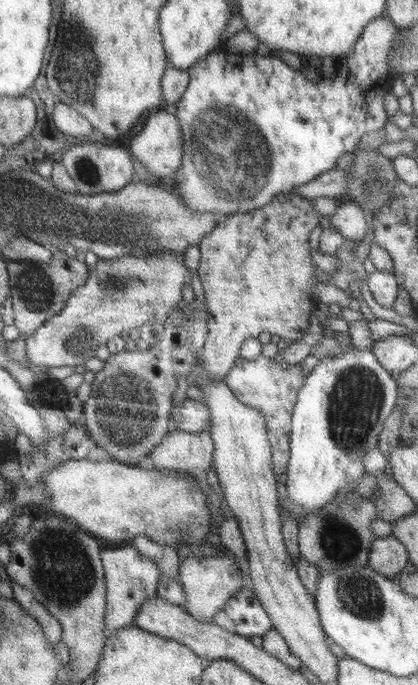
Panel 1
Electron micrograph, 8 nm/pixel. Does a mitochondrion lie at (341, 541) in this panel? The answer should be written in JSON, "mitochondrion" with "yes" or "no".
{"mitochondrion":"yes"}

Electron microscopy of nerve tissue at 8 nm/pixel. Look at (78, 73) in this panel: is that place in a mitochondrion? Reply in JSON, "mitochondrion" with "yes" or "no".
{"mitochondrion":"yes"}

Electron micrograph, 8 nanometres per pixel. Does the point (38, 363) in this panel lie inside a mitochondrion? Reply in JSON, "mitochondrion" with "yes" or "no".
{"mitochondrion":"no"}

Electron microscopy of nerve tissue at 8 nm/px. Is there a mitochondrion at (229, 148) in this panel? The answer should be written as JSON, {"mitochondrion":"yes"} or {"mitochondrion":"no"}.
{"mitochondrion":"yes"}

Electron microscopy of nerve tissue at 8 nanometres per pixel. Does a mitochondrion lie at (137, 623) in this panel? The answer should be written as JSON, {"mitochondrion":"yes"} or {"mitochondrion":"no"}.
{"mitochondrion":"no"}

